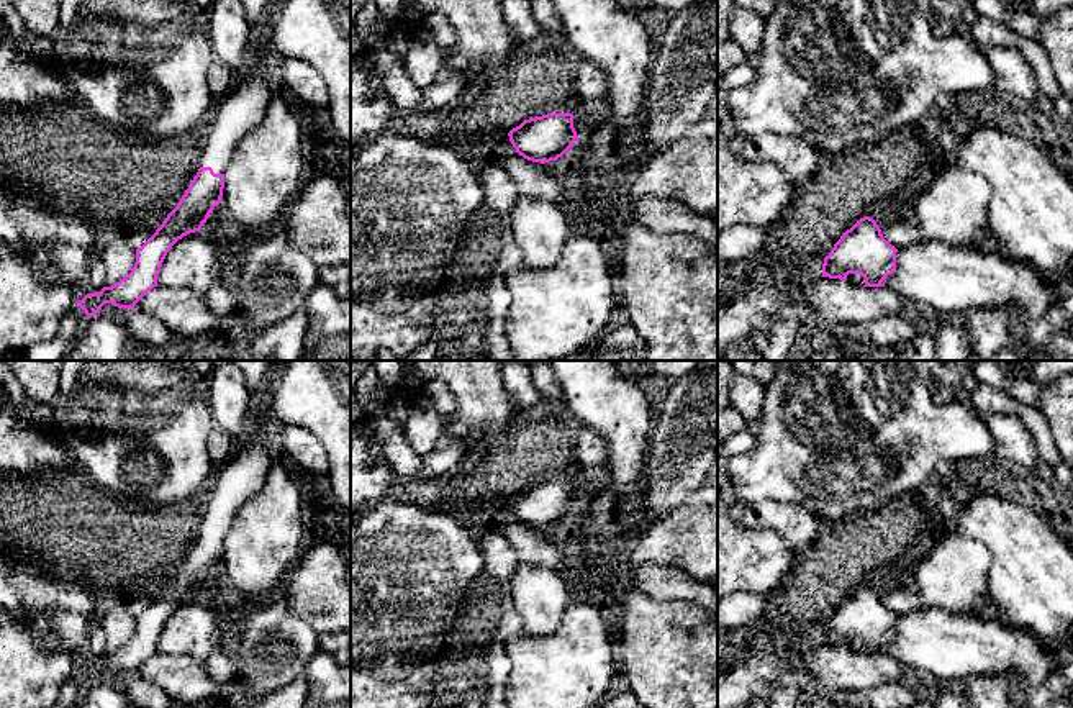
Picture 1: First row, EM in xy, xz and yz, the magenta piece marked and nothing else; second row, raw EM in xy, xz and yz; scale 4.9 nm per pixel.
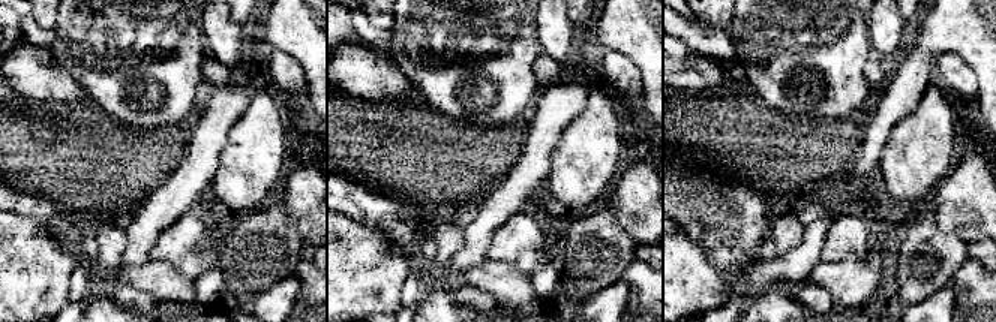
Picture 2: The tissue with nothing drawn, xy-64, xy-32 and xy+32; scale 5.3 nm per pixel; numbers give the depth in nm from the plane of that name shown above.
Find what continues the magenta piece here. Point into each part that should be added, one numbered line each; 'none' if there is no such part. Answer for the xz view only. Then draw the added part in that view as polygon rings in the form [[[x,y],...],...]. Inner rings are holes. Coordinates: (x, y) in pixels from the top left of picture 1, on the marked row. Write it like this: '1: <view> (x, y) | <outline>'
none

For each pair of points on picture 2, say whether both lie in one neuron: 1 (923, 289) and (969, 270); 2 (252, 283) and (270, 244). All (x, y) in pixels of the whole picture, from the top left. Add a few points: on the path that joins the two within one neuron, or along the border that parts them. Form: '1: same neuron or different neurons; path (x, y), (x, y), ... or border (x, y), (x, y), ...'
1: different neurons; border (969, 258), (954, 273), (950, 283)
2: same neuron; path (260, 274), (270, 253)

